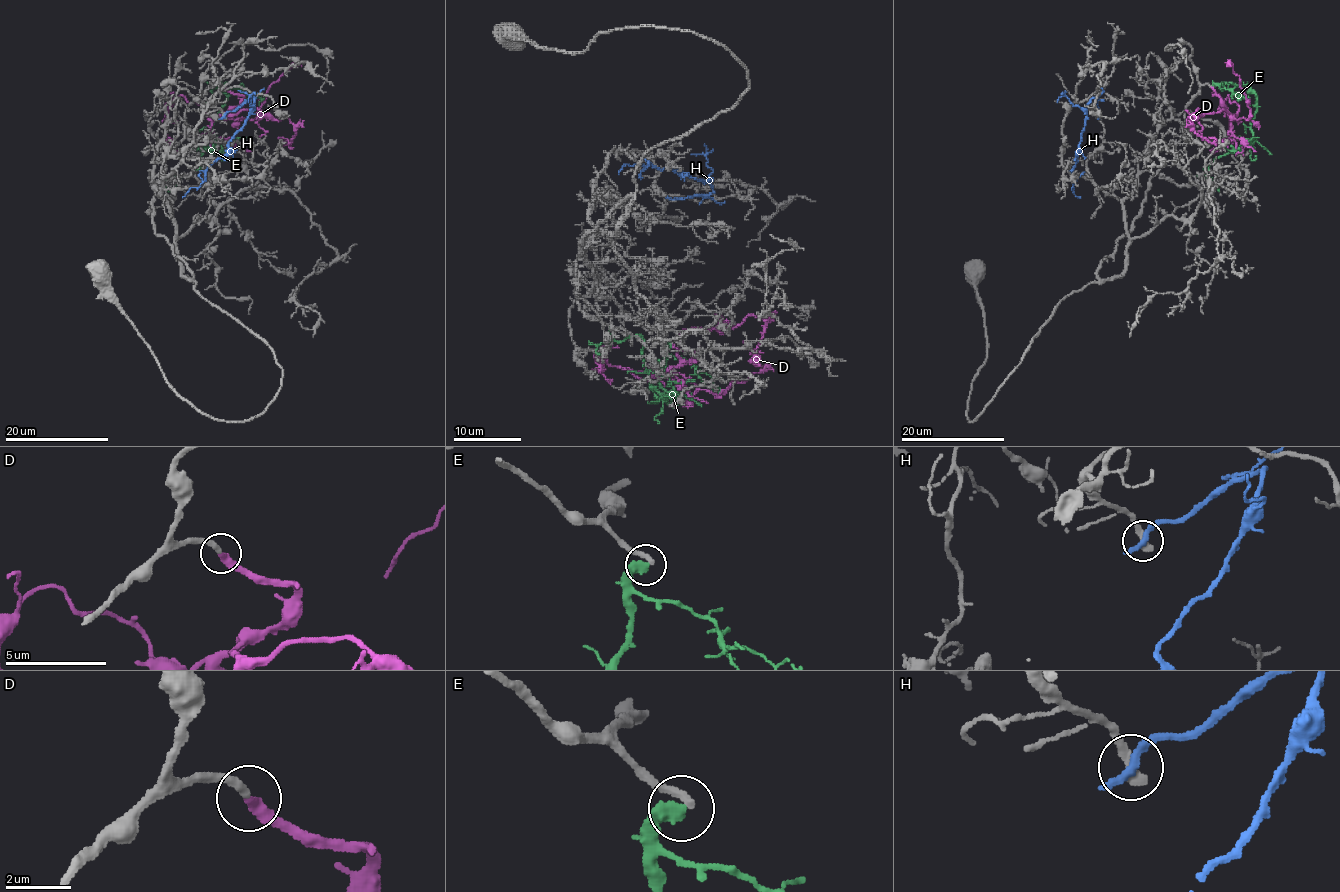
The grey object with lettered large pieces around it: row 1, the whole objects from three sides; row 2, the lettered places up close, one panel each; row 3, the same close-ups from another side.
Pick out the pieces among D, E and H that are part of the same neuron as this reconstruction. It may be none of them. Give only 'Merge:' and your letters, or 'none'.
Merge: D

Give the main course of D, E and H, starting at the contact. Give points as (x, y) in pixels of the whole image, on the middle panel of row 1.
D: (672, 344), (698, 354), (644, 381), (619, 366), (607, 362), (598, 367), (610, 347), (619, 347)
E: (671, 344), (661, 386), (676, 403), (657, 396), (641, 336), (597, 344), (602, 354)
H: (672, 199), (708, 196), (713, 189), (709, 183), (649, 162), (642, 166), (639, 162), (625, 164), (619, 174)

